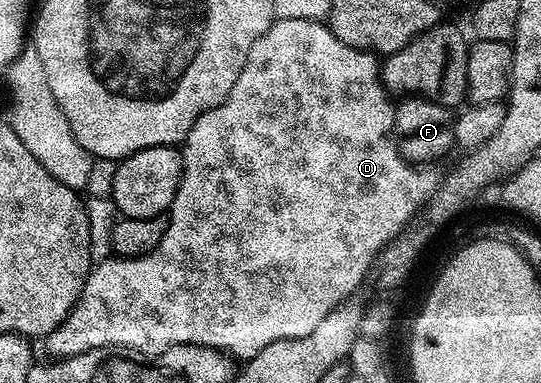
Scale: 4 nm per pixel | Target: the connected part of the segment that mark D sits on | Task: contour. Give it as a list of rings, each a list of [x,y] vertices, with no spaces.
[[[274,18],[273,24],[267,29],[267,33],[260,35],[251,45],[251,49],[245,58],[243,69],[239,73],[239,77],[235,81],[235,85],[228,97],[219,105],[215,105],[215,109],[207,109],[207,113],[203,113],[197,118],[195,125],[191,125],[191,129],[187,133],[183,144],[183,150],[181,151],[181,184],[175,193],[173,206],[167,212],[168,223],[162,240],[159,241],[153,251],[146,253],[146,255],[136,256],[133,259],[108,257],[98,262],[90,270],[89,275],[85,279],[85,287],[81,291],[81,296],[77,298],[75,305],[69,310],[69,315],[50,335],[44,336],[43,344],[45,343],[46,349],[53,354],[50,356],[57,359],[70,359],[72,355],[87,353],[91,349],[111,347],[114,349],[128,349],[130,352],[140,353],[142,356],[148,357],[159,355],[161,352],[166,351],[168,347],[174,347],[175,345],[195,345],[196,347],[213,347],[216,351],[224,351],[238,360],[241,358],[241,361],[247,361],[251,357],[255,357],[255,353],[259,353],[259,349],[267,349],[267,345],[271,345],[275,341],[294,339],[295,337],[307,337],[307,333],[311,333],[311,329],[315,329],[315,325],[319,325],[319,321],[323,321],[323,317],[327,317],[327,313],[334,311],[336,307],[346,302],[352,296],[349,294],[364,281],[365,274],[369,271],[369,266],[372,263],[374,266],[375,260],[380,256],[381,249],[393,242],[398,235],[405,231],[408,226],[406,219],[410,217],[409,213],[413,211],[418,203],[422,203],[425,195],[429,194],[429,188],[436,183],[436,173],[432,166],[411,164],[399,153],[397,140],[393,133],[394,104],[392,102],[389,103],[388,98],[390,99],[390,96],[381,83],[381,69],[378,56],[374,55],[372,51],[360,51],[351,45],[343,45],[343,41],[339,41],[339,37],[335,37],[335,33],[331,33],[331,29],[324,22],[315,19]]]

